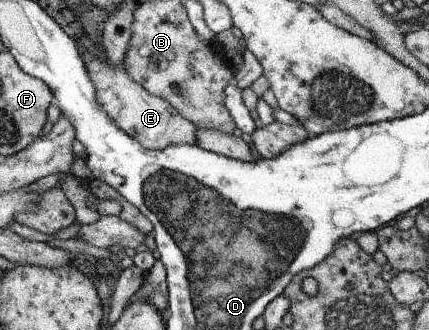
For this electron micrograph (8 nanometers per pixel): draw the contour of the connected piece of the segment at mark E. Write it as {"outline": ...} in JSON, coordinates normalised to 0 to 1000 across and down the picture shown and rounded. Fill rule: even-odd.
{"outline":[[[198,167],[198,173],[207,179],[207,203],[203,209],[207,209],[212,252],[221,261],[231,318],[268,367],[268,379],[275,379],[277,391],[284,391],[301,415],[315,418],[333,445],[357,455],[378,455],[403,436],[459,436],[459,382],[431,361],[392,306],[364,288],[352,288],[291,215],[291,203],[282,191],[277,197],[259,197],[252,182],[217,179],[212,167]]]}

